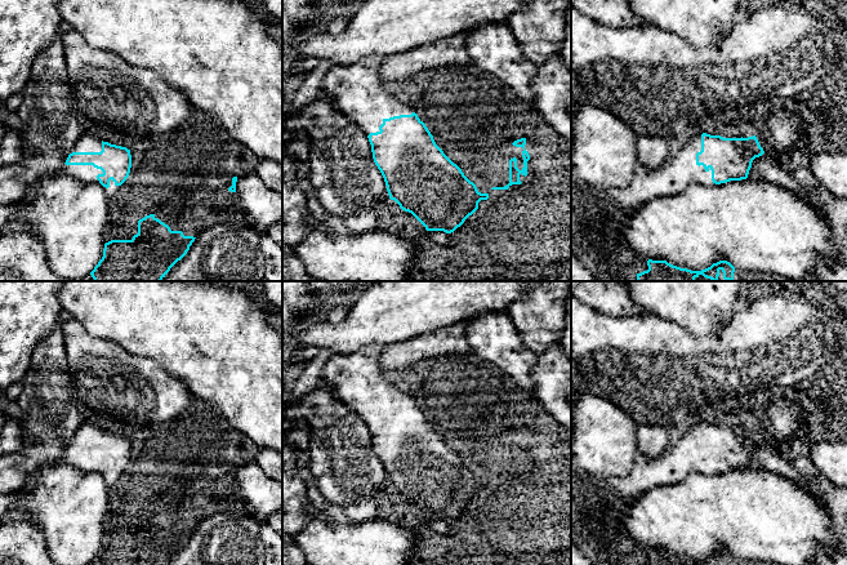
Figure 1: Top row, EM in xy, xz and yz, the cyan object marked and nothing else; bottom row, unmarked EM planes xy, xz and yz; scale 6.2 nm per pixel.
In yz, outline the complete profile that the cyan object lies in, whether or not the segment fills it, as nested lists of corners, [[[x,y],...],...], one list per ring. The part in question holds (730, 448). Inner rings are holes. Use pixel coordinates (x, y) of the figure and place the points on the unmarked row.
[[[692,424],[661,455],[648,459],[638,451],[628,477],[599,480],[588,473],[576,473],[571,477],[571,498],[584,497],[592,488],[632,499],[654,486],[676,485],[691,473],[712,475],[746,468],[753,449],[763,442],[755,424]]]

